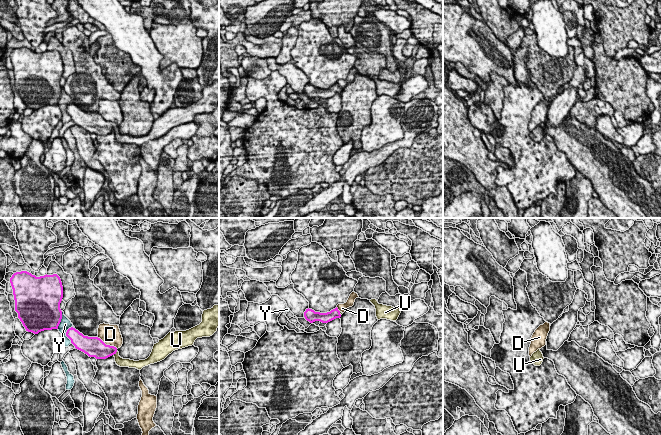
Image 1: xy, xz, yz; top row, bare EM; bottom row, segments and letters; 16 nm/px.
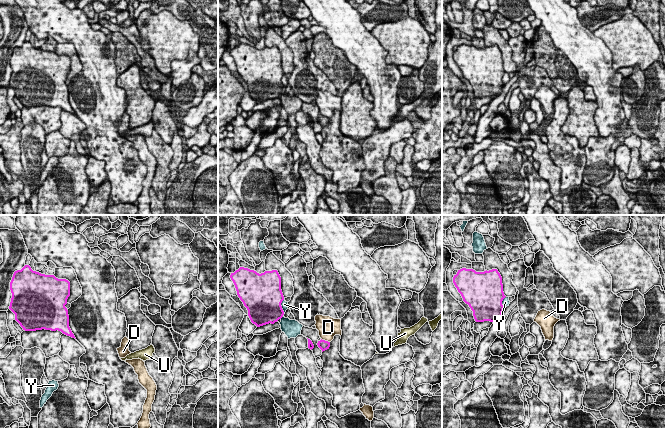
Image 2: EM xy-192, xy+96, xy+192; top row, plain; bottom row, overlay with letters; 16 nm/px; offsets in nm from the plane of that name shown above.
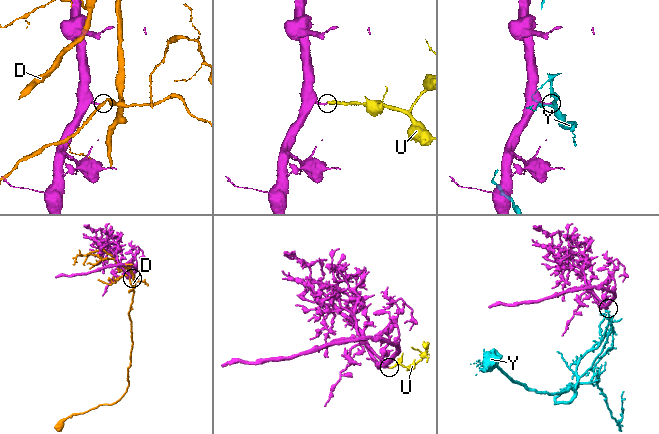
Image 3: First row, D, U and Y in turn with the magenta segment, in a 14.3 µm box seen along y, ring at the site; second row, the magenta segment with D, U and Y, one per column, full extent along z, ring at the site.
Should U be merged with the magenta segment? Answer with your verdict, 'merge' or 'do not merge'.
merge

